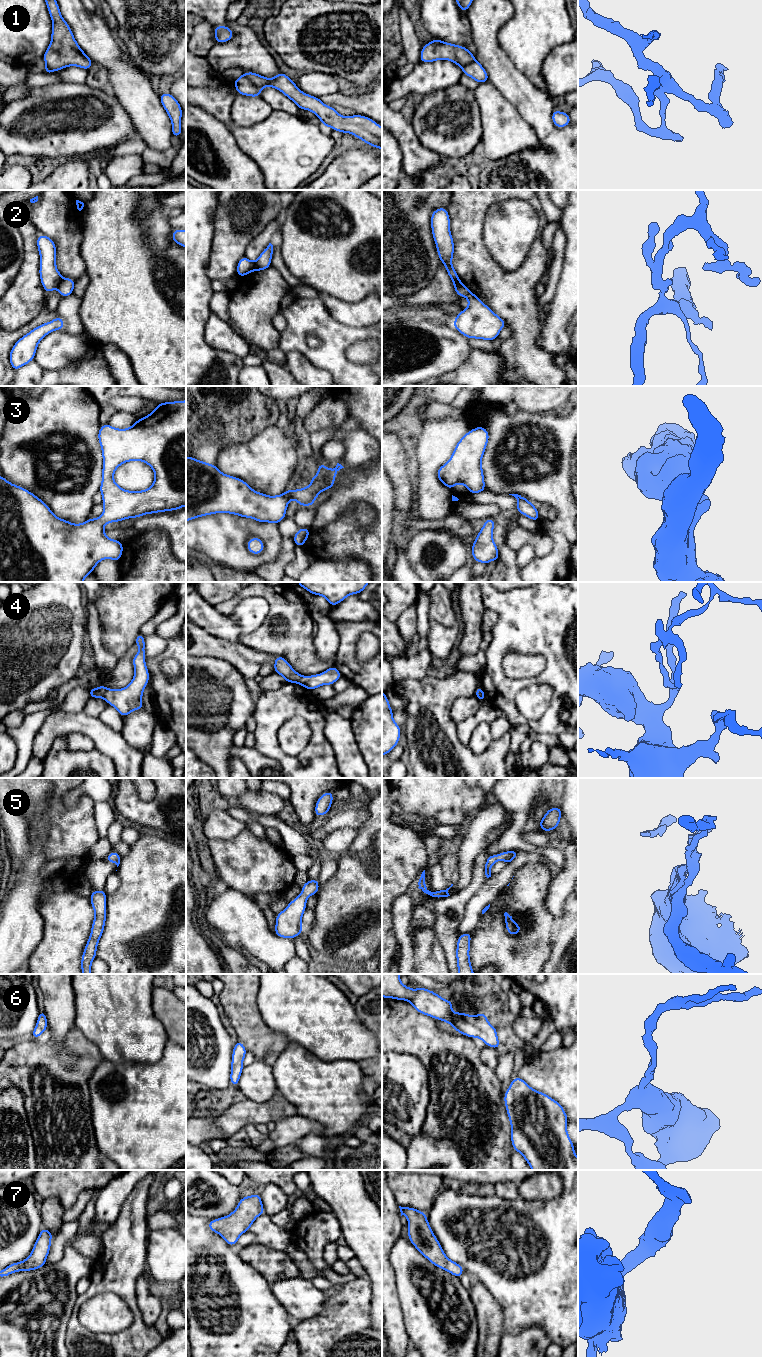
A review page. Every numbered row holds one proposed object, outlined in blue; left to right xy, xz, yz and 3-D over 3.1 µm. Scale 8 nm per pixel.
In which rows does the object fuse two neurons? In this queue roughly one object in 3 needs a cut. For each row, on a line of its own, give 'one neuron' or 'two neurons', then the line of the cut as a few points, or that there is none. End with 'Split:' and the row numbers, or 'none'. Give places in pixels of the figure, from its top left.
1: two neurons; cut xz (243, 74), (259, 90)
2: two neurons; cut xy (62, 278), (56, 287)
3: one neuron; cut none
4: two neurons; cut xy (106, 688), (102, 697)
5: one neuron; cut none
6: one neuron; cut none
7: one neuron; cut none
Split: 1, 2, 4

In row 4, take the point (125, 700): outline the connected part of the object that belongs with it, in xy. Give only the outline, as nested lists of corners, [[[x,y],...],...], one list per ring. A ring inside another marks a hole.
[[[138,633],[135,644],[139,647],[139,652],[133,657],[134,677],[130,684],[122,689],[109,689],[103,699],[111,706],[115,707],[124,718],[134,710],[143,709],[142,695],[149,682],[149,671],[145,663],[145,638]]]

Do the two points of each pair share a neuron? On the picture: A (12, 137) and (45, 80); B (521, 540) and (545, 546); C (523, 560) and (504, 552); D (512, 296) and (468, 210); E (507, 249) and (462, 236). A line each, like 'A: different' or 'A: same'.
A: different
B: same
C: different
D: same
E: different

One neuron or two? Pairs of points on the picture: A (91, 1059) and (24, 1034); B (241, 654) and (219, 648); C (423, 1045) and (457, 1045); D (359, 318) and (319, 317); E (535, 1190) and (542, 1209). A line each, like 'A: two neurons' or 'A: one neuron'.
A: two neurons
B: one neuron
C: one neuron
D: two neurons
E: two neurons

